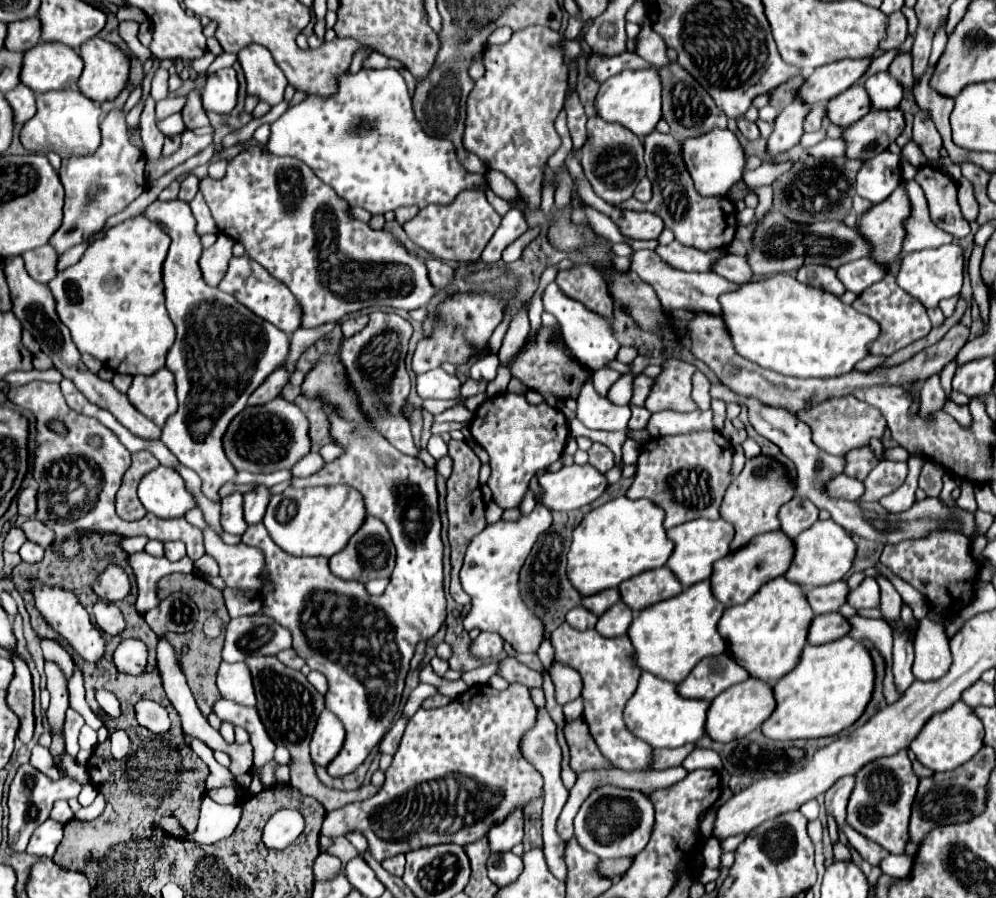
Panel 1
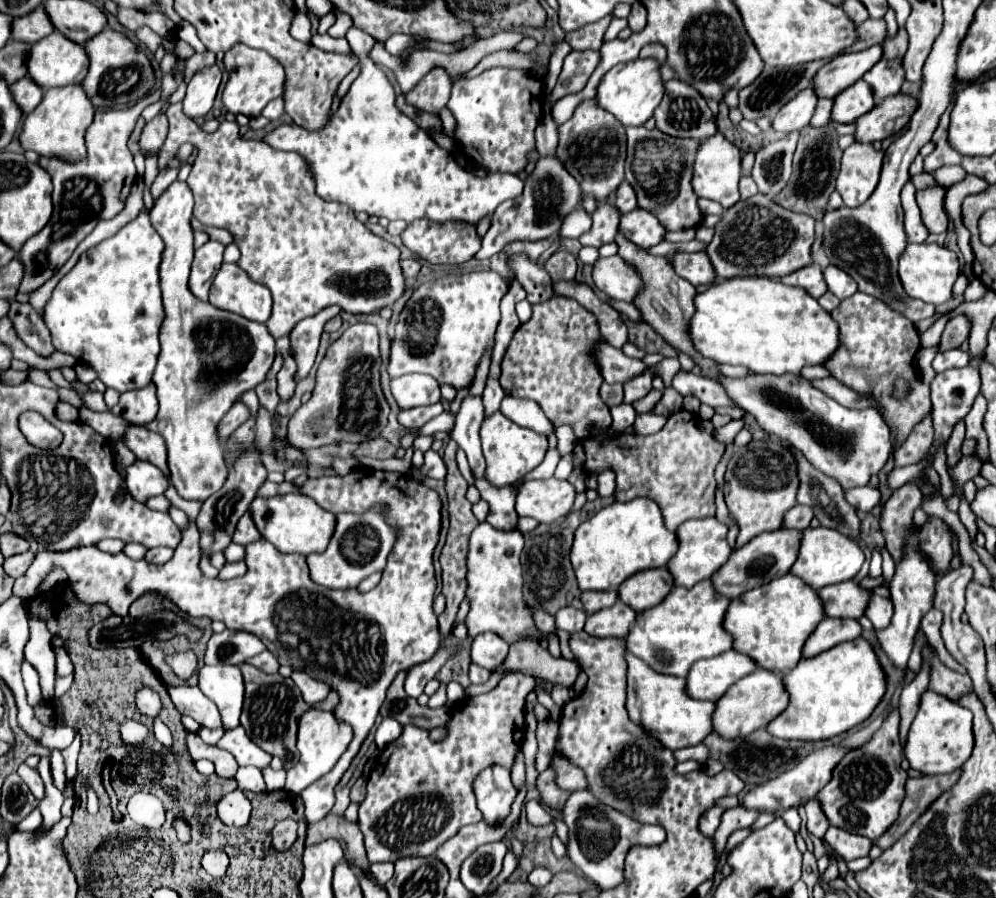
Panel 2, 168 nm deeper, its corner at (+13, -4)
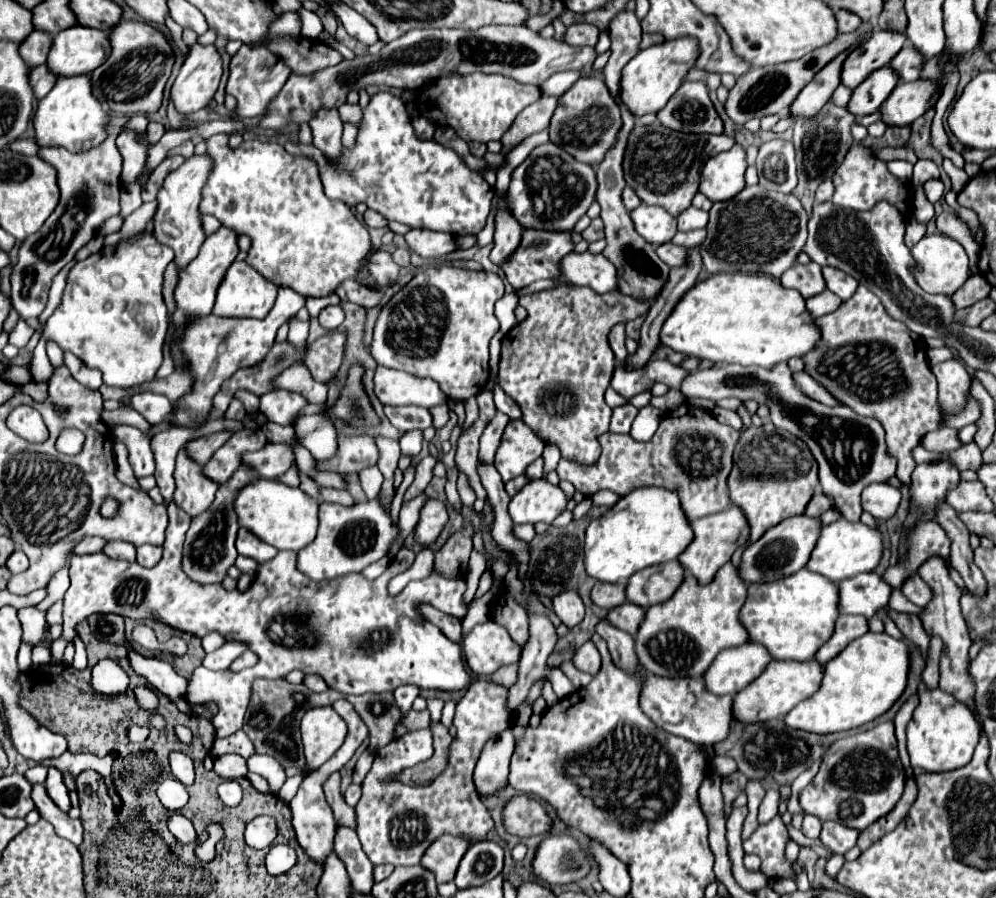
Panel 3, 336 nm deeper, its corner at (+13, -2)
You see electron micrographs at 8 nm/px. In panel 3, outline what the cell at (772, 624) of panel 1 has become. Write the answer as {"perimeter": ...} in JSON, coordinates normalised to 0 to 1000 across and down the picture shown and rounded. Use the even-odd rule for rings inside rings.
{"perimeter":[[[804,634],[802,638],[778,649],[754,649],[750,671],[744,678],[744,689],[754,714],[766,716],[776,734],[798,736],[810,736],[818,732],[822,720],[838,703],[840,687],[840,651],[812,634]]]}

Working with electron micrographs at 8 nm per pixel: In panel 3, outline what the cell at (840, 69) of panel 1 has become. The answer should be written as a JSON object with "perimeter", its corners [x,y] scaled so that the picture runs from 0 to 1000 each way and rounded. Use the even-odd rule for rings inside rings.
{"perimeter":[[[879,32],[877,39],[864,52],[860,52],[854,59],[854,63],[848,66],[844,92],[858,99],[862,92],[870,88],[872,81],[893,72],[895,66],[909,50],[909,46],[911,46],[909,37],[893,37]]]}

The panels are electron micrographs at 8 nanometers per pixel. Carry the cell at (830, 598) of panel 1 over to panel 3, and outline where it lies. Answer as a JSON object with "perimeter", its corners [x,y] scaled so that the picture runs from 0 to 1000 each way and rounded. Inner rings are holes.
{"perimeter":[[[864,638],[842,649],[842,683],[877,687],[883,678],[891,676],[897,654],[881,638]]]}

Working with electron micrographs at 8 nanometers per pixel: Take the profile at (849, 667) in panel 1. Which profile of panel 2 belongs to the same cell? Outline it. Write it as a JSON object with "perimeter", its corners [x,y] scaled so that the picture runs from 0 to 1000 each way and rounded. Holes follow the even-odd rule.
{"perimeter":[[[860,709],[820,732],[806,732],[796,747],[786,752],[786,763],[792,772],[792,785],[770,807],[770,814],[782,823],[824,825],[866,805],[874,796],[889,772],[889,752],[874,718]]]}

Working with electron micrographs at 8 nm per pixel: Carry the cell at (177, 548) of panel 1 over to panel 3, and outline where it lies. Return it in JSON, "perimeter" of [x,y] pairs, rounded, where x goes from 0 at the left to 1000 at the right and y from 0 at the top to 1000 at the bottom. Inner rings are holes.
{"perimeter":[[[144,607],[138,611],[138,627],[144,631],[154,631],[160,627],[164,611],[156,607]]]}

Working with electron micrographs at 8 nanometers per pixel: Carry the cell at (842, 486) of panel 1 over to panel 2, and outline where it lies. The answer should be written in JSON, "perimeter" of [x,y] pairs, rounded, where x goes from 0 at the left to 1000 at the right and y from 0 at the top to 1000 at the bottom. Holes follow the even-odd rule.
{"perimeter":[[[868,540],[868,542],[858,542],[854,547],[848,547],[848,556],[860,569],[874,569],[879,562],[883,562],[885,549],[883,549],[883,545]]]}

